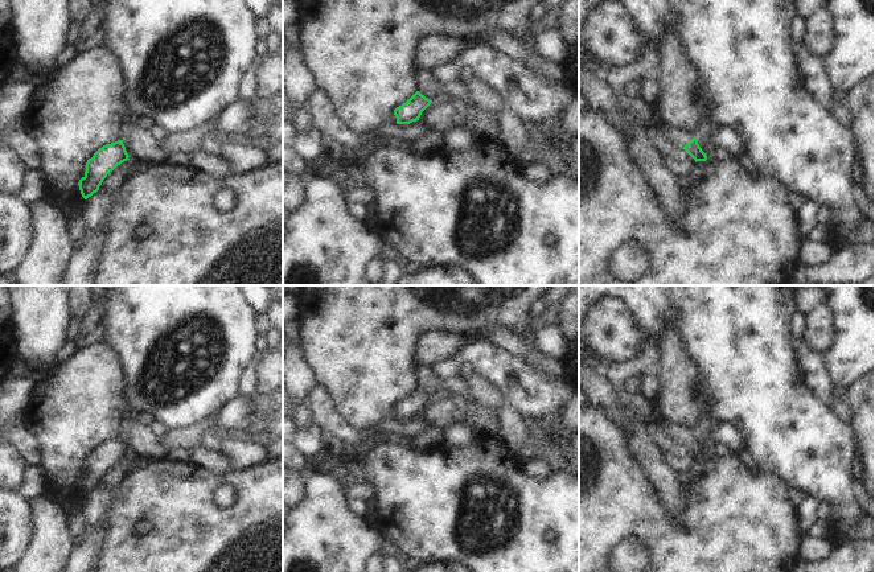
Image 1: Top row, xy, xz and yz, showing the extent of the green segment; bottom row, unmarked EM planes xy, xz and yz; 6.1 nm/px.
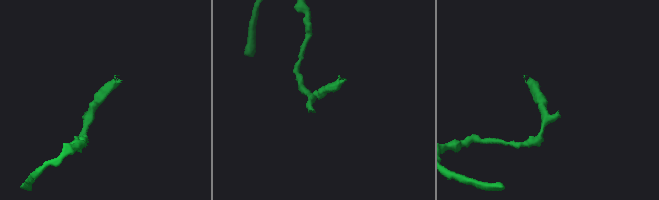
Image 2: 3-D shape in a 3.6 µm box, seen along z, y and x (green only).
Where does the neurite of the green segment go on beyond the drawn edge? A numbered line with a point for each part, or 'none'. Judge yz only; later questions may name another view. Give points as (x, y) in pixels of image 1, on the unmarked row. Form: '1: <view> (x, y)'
1: yz (678, 432)

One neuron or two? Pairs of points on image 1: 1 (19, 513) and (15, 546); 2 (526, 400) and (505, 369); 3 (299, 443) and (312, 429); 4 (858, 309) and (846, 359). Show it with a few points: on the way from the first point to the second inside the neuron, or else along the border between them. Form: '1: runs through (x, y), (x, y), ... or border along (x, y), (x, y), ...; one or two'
1: runs through (15, 521), (15, 538); one
2: runs through (521, 393), (505, 377); one
3: runs through (302, 440), (309, 432); one
4: runs through (858, 321), (858, 348); one

